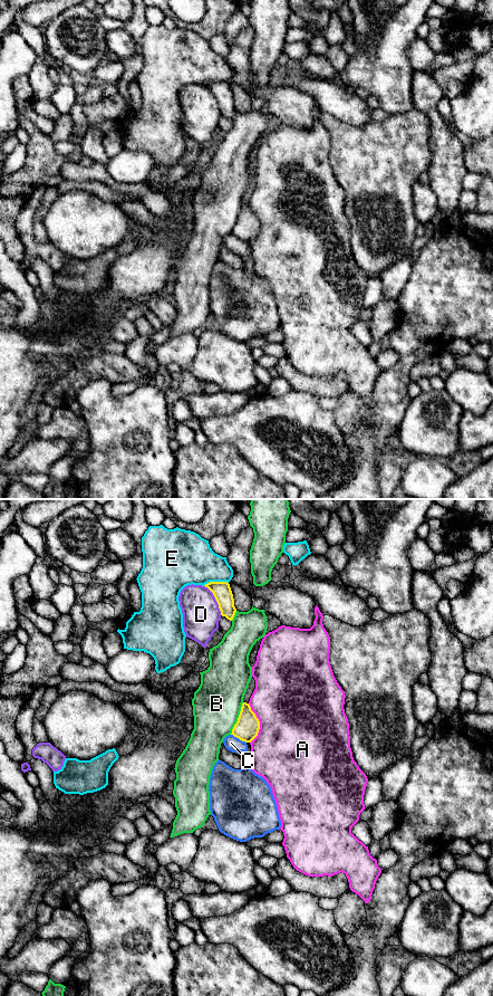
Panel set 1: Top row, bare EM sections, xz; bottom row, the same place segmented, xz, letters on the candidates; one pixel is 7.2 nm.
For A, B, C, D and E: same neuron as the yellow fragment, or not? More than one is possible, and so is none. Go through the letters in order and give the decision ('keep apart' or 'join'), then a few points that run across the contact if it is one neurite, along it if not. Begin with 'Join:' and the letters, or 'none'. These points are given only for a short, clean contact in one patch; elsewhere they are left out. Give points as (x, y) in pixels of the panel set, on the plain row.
Join: none
A: keep apart
B: keep apart
C: keep apart; line xz (231, 233), (245, 242)
D: keep apart
E: keep apart

